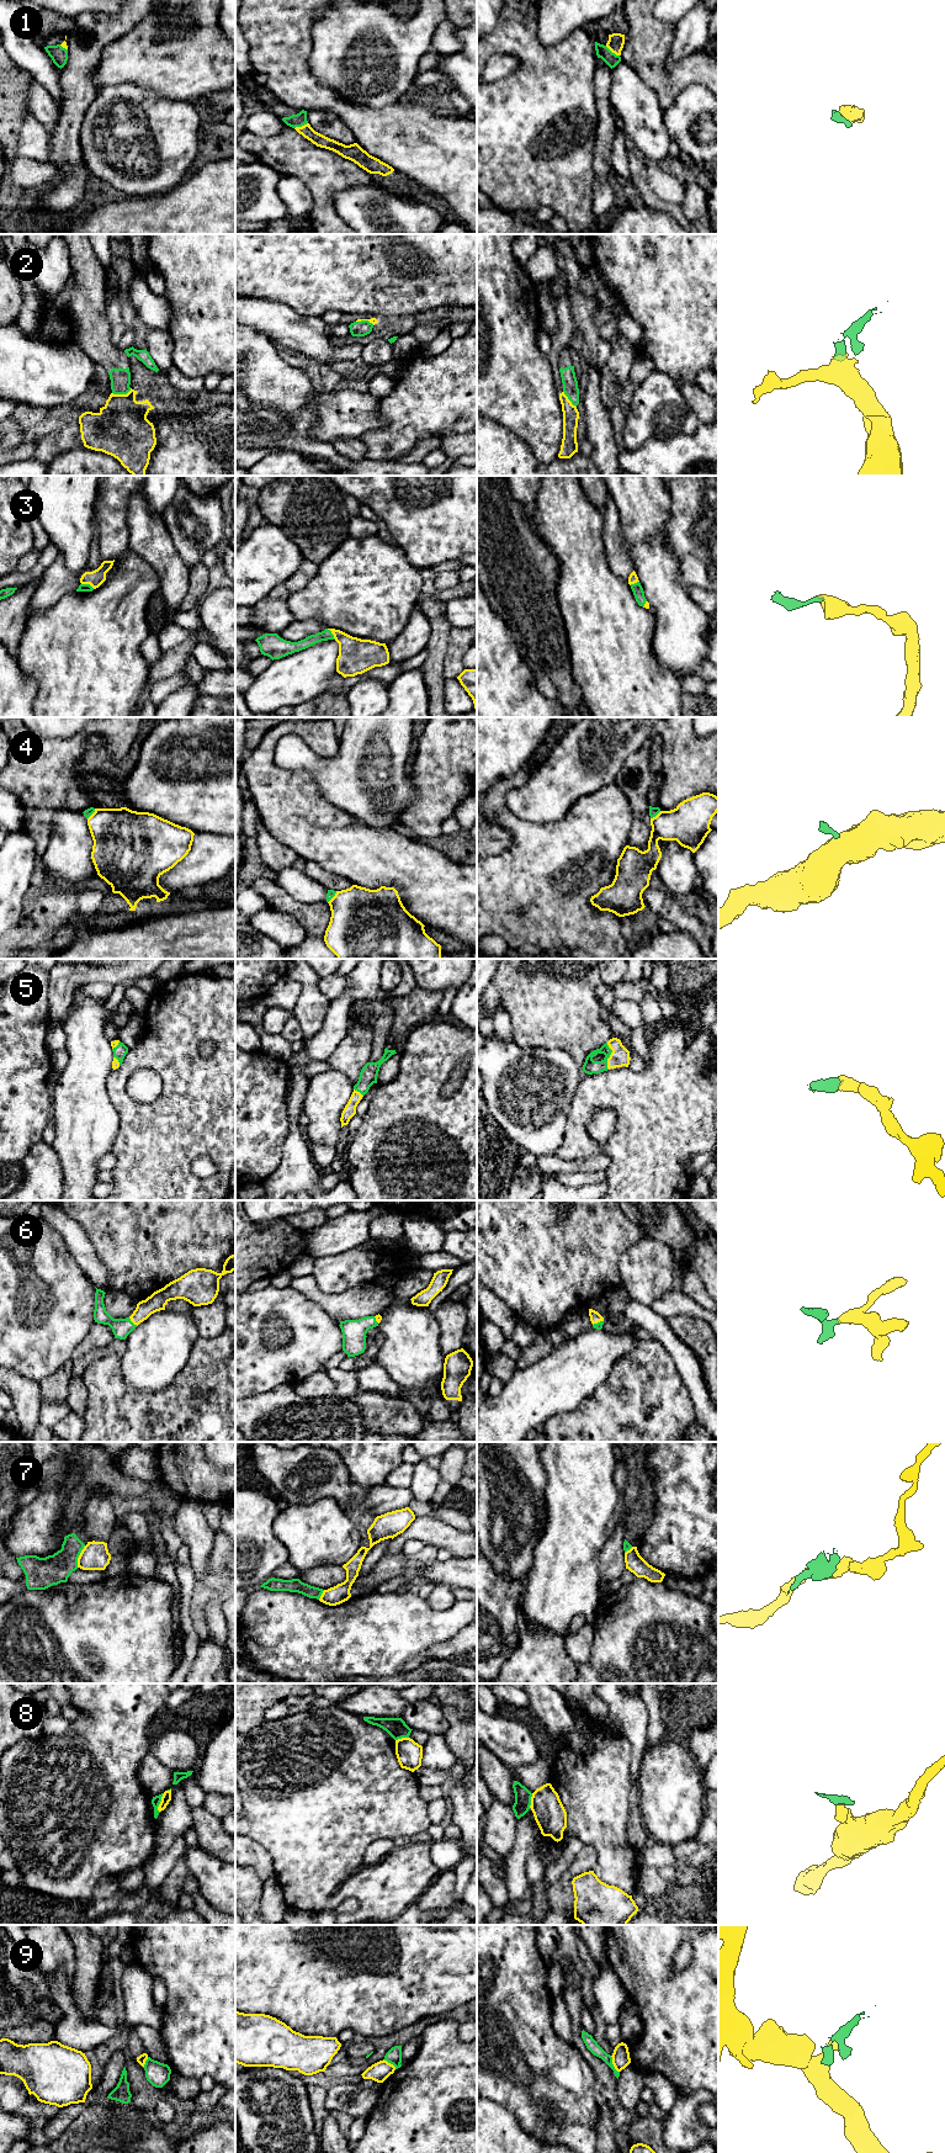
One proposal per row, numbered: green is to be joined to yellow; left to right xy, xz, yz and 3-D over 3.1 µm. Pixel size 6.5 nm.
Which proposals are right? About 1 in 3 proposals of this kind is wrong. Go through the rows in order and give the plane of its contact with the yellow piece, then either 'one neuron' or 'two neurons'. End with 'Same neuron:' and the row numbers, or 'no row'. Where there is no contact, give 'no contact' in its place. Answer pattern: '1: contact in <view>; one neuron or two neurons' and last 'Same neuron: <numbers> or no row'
1: contact in yz; one neuron
2: contact in xy; one neuron
3: contact in xy; one neuron
4: contact in yz; two neurons
5: contact in yz; one neuron
6: contact in xy; one neuron
7: contact in xy; two neurons
8: contact in xy; two neurons
9: contact in yz; two neurons
Same neuron: 1, 2, 3, 5, 6

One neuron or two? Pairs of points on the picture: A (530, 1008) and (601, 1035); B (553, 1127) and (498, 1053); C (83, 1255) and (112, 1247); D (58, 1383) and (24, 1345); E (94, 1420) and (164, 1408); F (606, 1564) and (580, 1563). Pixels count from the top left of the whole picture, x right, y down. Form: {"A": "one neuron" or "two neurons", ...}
{"A": "one neuron", "B": "one neuron", "C": "two neurons", "D": "two neurons", "E": "one neuron", "F": "two neurons"}

